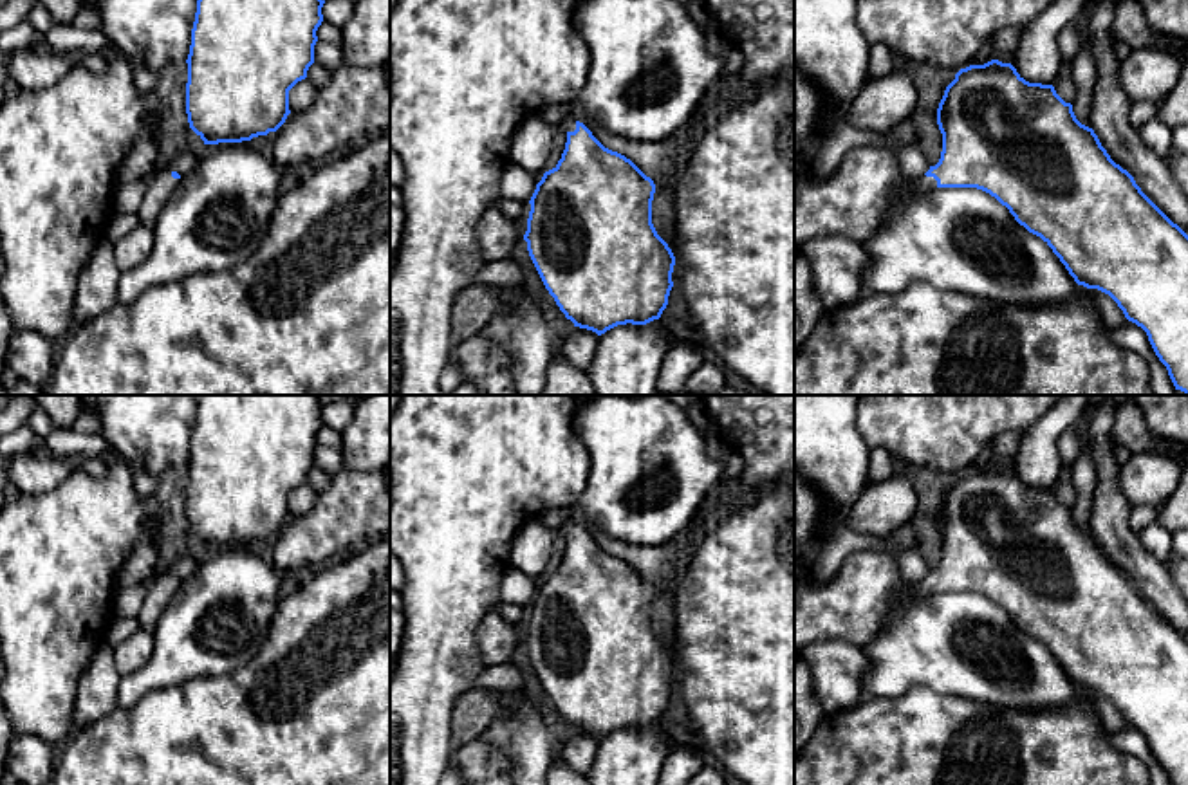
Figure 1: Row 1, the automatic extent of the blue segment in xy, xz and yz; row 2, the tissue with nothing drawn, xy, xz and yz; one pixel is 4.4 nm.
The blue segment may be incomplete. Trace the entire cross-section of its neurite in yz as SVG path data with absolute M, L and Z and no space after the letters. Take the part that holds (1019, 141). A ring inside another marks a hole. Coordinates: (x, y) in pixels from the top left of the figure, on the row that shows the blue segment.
M991 60L955 74L939 103L937 125L941 159L921 179L910 180L901 199L939 188L977 188L995 197L1053 249L1078 285L1109 294L1125 318L1146 332L1175 390L1188 395L1188 235L1110 159L1094 130L1076 119L1072 105L1053 85L1029 83L1011 63Z

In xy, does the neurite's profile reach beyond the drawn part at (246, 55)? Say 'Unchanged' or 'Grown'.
Unchanged

